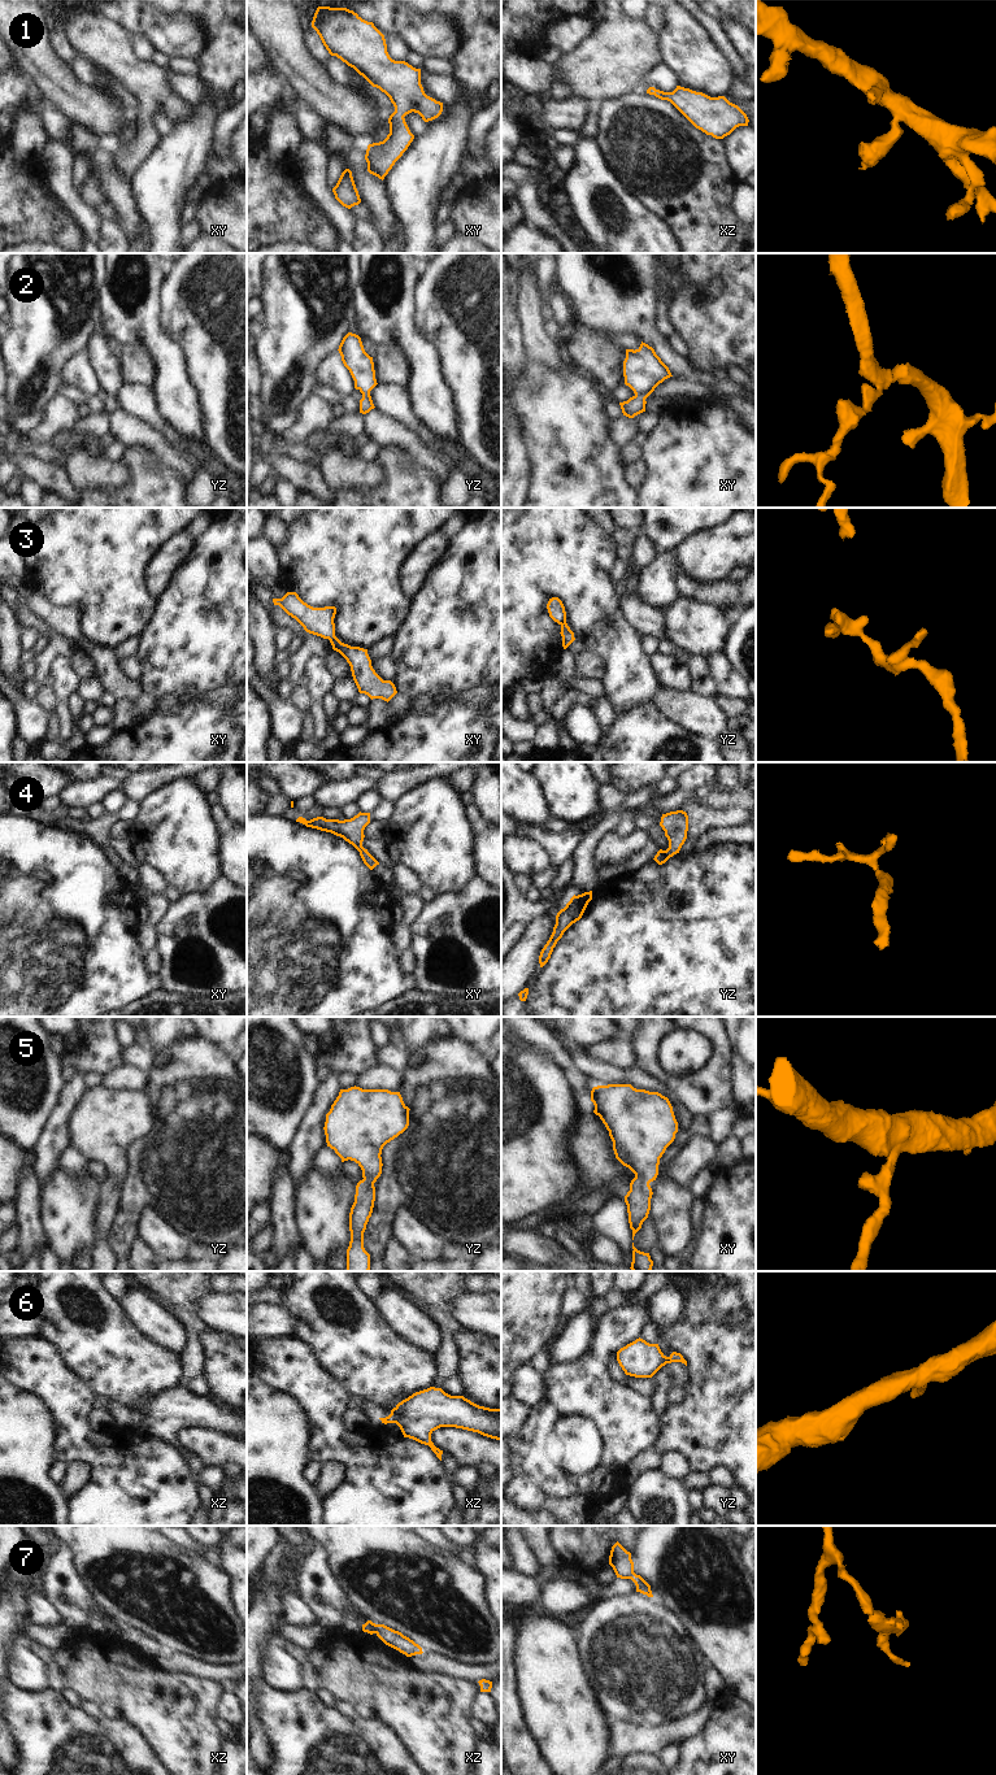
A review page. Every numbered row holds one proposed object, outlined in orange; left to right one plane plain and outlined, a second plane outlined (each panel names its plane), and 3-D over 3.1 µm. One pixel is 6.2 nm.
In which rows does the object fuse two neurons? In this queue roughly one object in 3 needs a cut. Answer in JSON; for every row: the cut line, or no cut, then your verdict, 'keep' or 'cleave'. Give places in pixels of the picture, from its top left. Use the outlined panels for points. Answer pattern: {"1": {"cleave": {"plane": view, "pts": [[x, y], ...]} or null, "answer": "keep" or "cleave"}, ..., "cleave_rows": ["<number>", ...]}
{"1": {"cleave": null, "answer": "keep"}, "2": {"cleave": null, "answer": "keep"}, "3": {"cleave": null, "answer": "keep"}, "4": {"cleave": null, "answer": "keep"}, "5": {"cleave": null, "answer": "keep"}, "6": {"cleave": null, "answer": "keep"}, "7": {"cleave": {"plane": "xz", "pts": [[378, 1625], [375, 1632]]}, "answer": "cleave"}, "cleave_rows": ["7"]}

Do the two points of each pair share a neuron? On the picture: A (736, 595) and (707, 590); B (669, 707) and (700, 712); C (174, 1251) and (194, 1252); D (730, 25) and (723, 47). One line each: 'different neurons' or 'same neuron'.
A: same neuron
B: same neuron
C: different neurons
D: different neurons

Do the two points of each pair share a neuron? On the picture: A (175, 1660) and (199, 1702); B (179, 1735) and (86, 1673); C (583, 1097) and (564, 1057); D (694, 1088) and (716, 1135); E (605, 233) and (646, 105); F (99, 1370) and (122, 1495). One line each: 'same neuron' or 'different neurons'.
A: different neurons
B: same neuron
C: same neuron
D: different neurons
E: different neurons
F: different neurons

